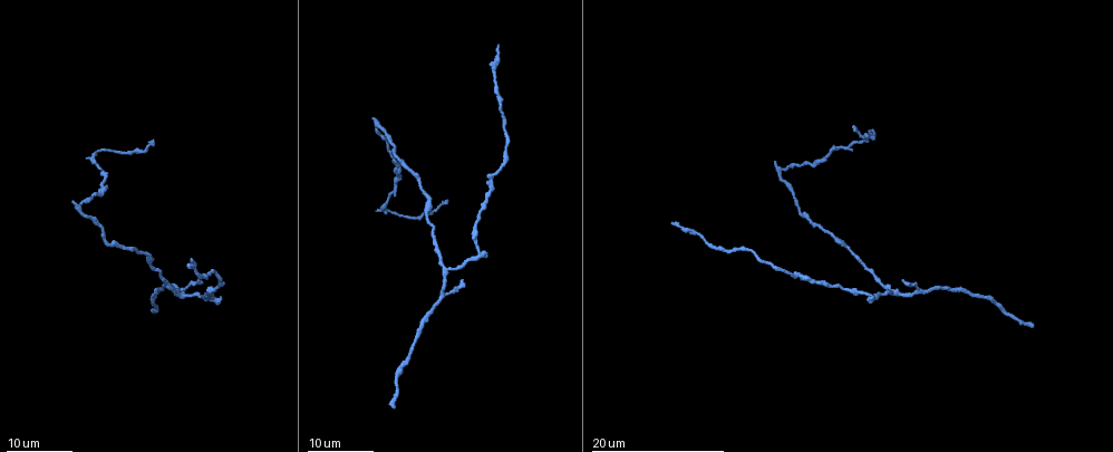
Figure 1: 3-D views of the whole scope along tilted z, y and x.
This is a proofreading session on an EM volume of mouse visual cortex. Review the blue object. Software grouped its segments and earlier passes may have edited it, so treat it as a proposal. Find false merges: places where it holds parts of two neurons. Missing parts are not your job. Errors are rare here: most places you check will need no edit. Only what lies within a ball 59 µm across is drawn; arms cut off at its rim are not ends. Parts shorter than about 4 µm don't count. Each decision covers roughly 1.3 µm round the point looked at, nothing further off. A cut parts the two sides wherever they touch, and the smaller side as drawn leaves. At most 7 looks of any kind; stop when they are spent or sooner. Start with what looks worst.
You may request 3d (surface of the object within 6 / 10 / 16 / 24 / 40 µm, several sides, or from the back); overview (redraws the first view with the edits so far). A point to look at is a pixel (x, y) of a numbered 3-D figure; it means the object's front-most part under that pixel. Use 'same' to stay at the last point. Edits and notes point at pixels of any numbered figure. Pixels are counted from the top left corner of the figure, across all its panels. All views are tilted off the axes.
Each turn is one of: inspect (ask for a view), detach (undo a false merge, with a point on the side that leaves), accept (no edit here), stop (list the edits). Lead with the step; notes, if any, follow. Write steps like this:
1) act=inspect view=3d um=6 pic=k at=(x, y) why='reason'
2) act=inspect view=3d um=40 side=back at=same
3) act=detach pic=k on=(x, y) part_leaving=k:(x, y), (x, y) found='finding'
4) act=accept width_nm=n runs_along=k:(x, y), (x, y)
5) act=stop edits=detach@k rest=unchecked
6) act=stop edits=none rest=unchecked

act=inspect view=3d um=16 pic=1 at=(183, 297) why='three arms meet'

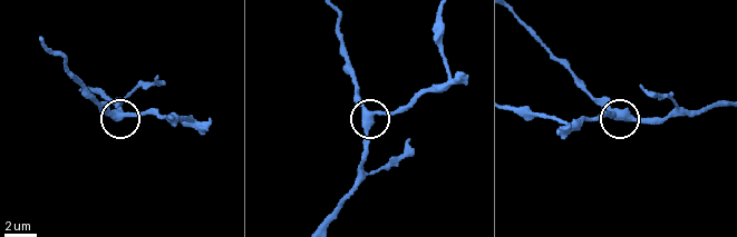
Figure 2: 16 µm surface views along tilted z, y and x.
act=inspect view=3d um=10 pic=2 at=(124, 114)

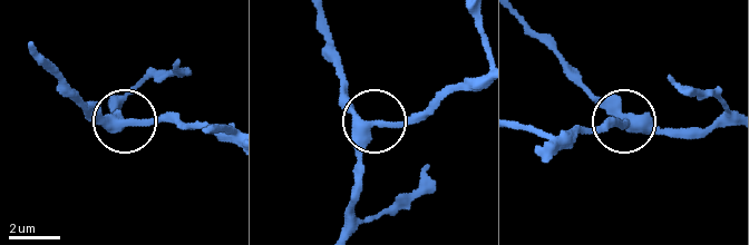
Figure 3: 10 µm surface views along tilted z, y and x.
act=accept arms=3 runs_along=3:(317, 16), (343, 89), (369, 127), (360, 179) found='continuous, no second neuron'

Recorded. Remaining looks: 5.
act=inspect view=3d um=24 pic=1 at=(876, 294) why='thick turns thin'

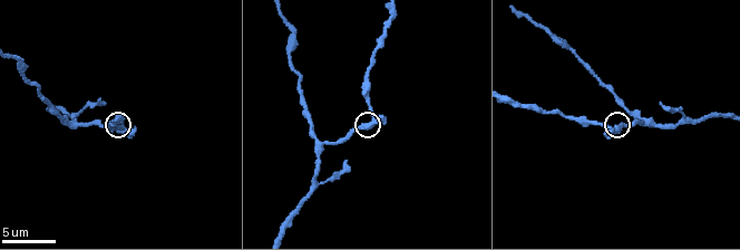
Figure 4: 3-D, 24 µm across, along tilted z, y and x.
act=inspect view=3d um=10 pic=4 at=(371, 126)

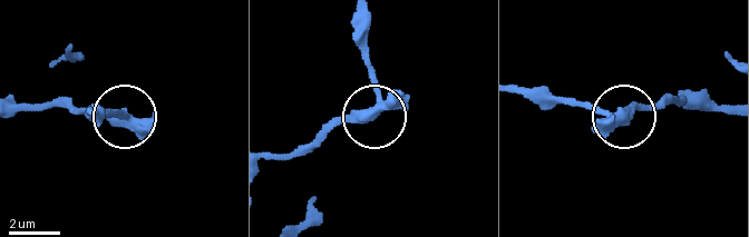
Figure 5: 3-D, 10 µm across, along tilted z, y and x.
act=inspect view=3d um=6 pic=5 at=(619, 116)

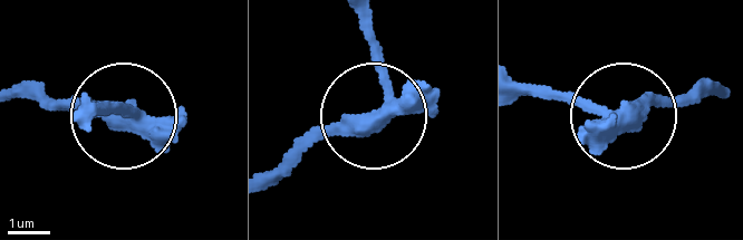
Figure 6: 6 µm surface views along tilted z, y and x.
act=accept arms=3 found='continuous, no second neuron'

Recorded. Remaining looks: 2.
act=inspect view=3d um=16 pic=1 at=(765, 261) why='a narrow waist'

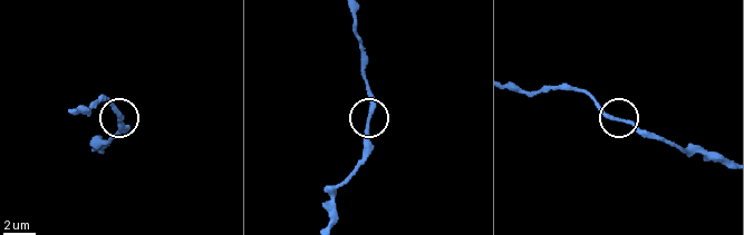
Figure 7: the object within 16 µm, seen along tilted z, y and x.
act=inspect view=3d um=10 pic=7 at=(369, 120) why='closer look'

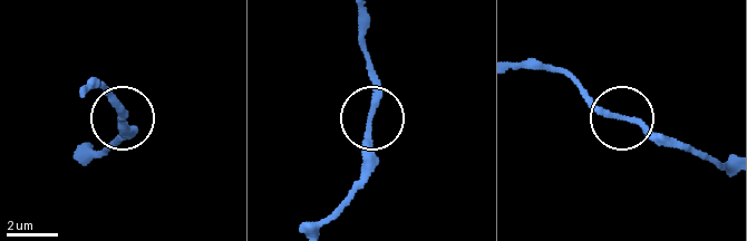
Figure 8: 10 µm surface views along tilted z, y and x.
act=accept found='continuous, no second neuron'

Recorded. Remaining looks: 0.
act=stop edits=none rest=unchecked

